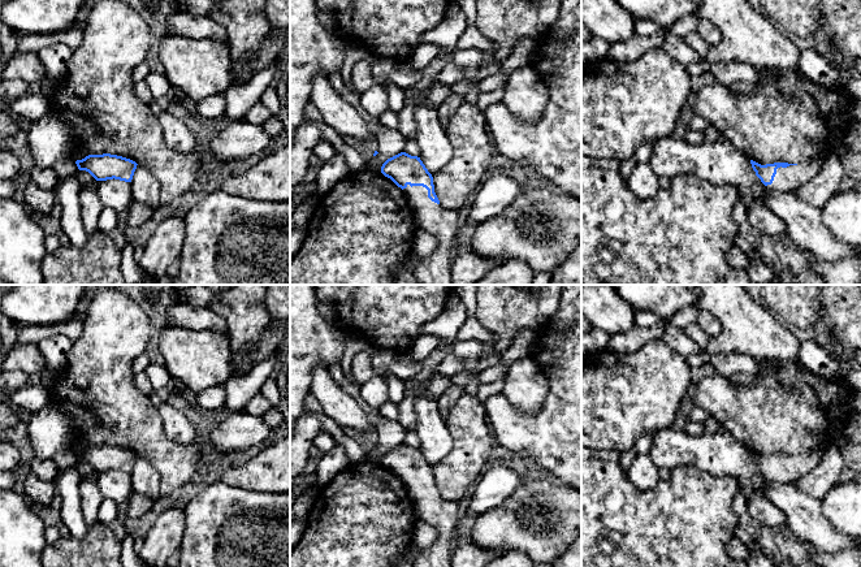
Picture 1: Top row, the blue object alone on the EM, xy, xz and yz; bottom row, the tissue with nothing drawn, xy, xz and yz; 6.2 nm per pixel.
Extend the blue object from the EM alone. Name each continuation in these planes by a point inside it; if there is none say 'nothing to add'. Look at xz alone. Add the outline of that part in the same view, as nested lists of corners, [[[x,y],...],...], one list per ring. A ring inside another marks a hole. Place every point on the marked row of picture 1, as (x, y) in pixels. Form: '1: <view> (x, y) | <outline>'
1: xz (433, 269) | [[[407,185],[402,191],[415,212],[419,228],[437,237],[434,252],[421,257],[415,268],[417,285],[451,285],[450,269],[457,256],[457,235],[463,212],[432,202],[423,186]]]

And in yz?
1: yz (788, 178) | [[[814,157],[797,165],[778,168],[771,185],[767,189],[775,191],[793,191],[813,179],[825,164],[825,157]]]

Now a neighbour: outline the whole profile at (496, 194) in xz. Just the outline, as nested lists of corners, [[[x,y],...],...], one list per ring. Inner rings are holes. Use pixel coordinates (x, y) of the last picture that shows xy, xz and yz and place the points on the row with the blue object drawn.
[[[496,174],[472,195],[463,218],[476,225],[498,216],[529,186],[506,174]]]

